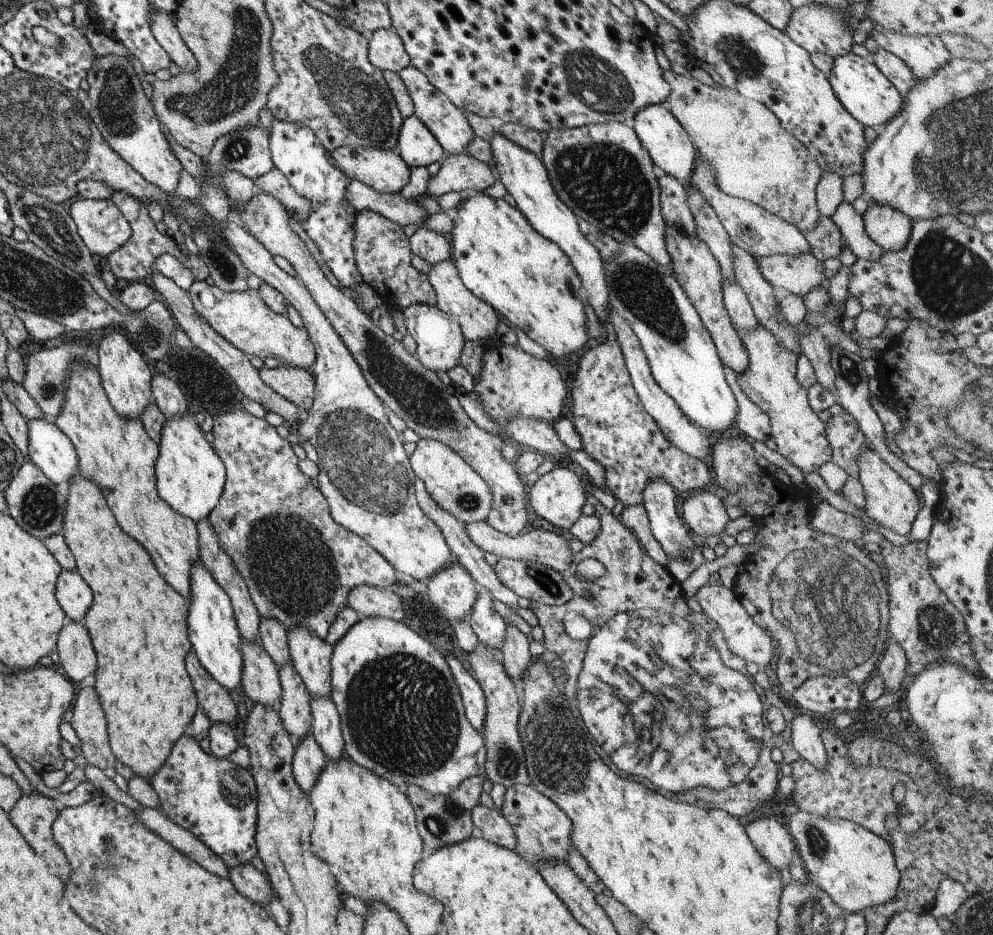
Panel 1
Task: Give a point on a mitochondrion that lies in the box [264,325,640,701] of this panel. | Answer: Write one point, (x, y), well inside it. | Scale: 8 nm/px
(362, 465)

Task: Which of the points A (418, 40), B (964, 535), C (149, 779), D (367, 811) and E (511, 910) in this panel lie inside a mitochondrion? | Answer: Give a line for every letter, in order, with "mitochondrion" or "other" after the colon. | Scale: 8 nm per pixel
A: other
B: other
C: other
D: other
E: other

